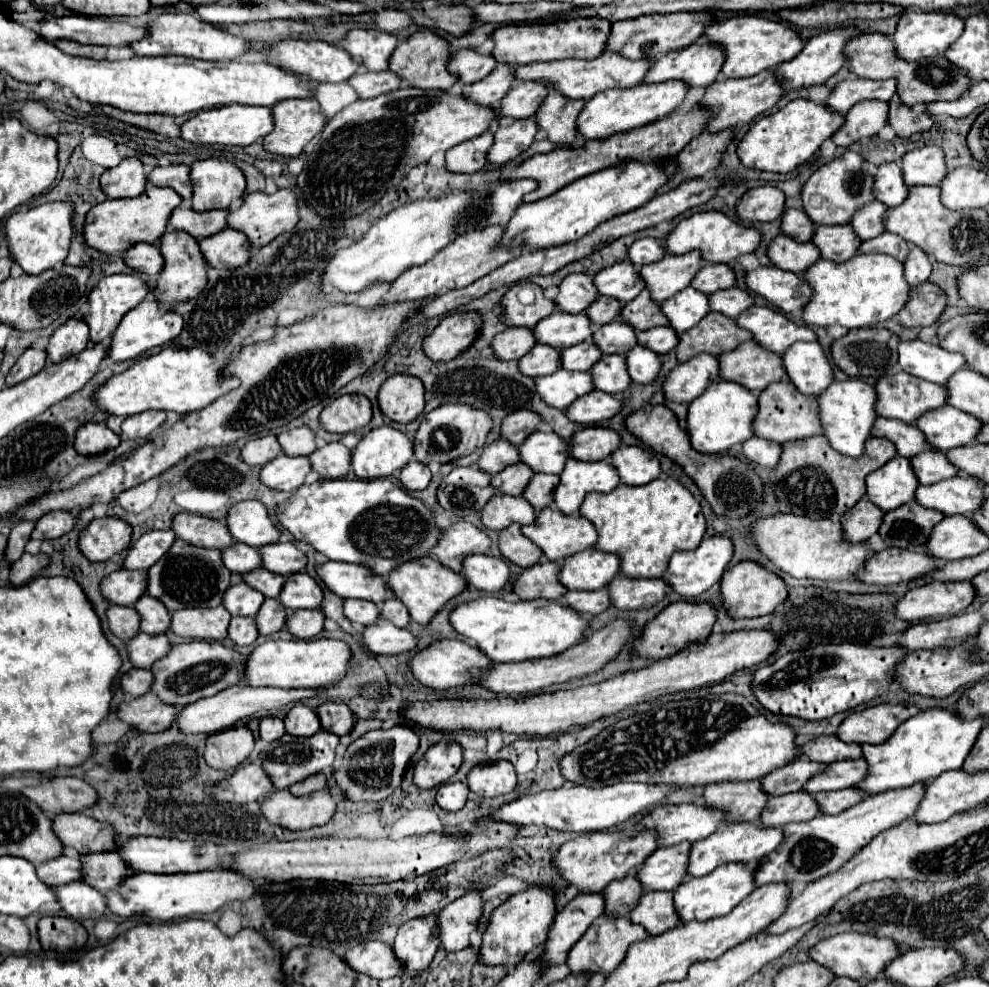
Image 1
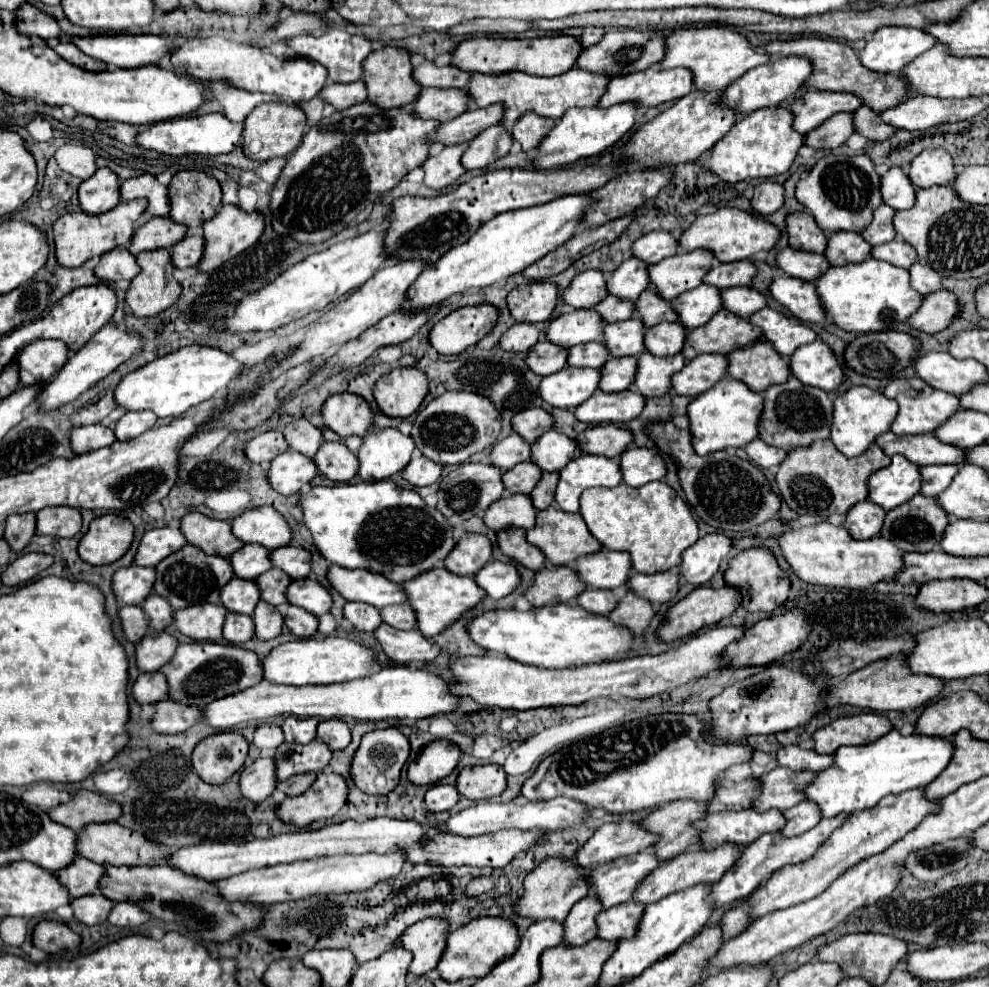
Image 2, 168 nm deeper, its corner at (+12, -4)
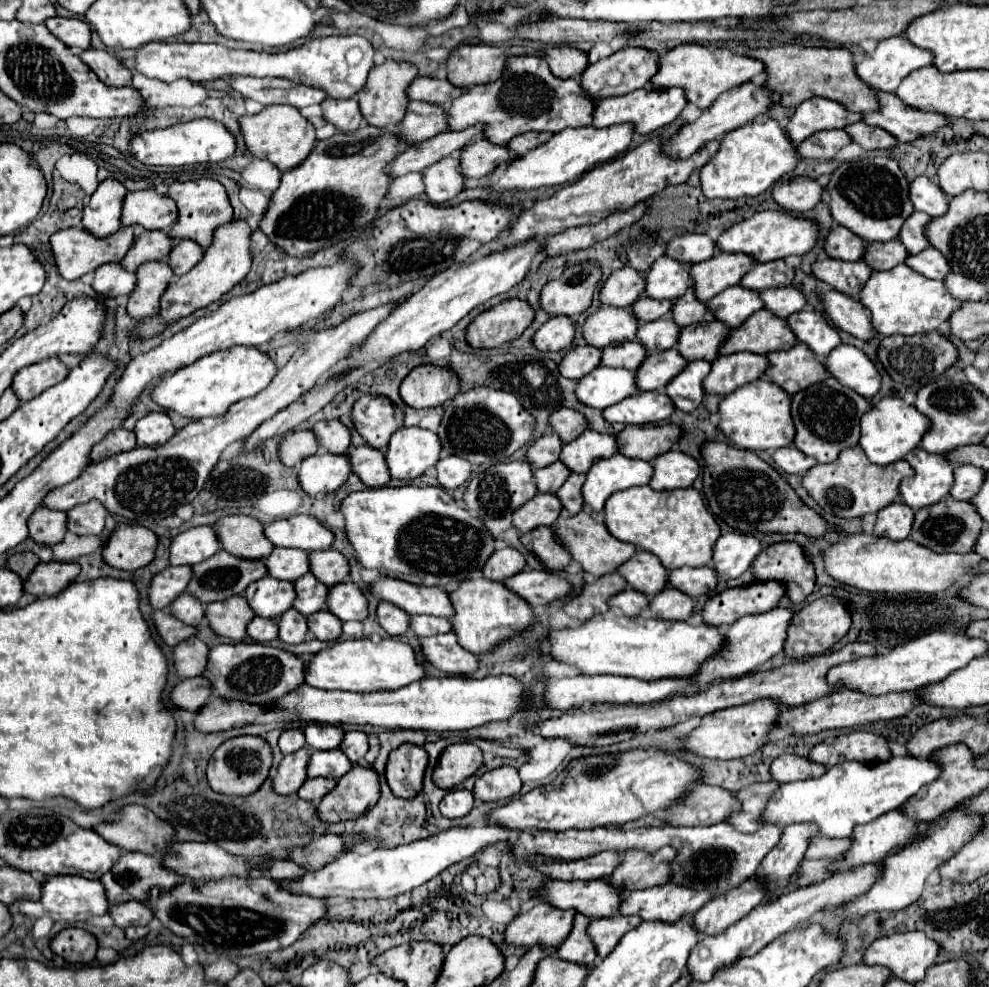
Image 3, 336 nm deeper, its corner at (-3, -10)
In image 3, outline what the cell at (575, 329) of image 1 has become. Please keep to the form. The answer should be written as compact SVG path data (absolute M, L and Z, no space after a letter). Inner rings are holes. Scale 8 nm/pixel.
M600 307L584 323L582 335L588 345L604 349L612 343L632 341L636 337L636 317L630 309Z

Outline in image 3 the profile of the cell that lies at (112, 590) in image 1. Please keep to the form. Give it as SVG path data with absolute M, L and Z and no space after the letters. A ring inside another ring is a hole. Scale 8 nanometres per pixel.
M166 567L160 571L148 589L148 601L152 609L168 607L178 595L184 593L188 581L192 577L192 567Z

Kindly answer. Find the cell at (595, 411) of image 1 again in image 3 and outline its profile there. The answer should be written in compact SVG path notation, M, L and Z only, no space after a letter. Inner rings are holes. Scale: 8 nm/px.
M646 391L640 395L632 395L632 399L624 399L612 407L602 411L608 423L658 423L666 421L674 411L670 397L662 391Z

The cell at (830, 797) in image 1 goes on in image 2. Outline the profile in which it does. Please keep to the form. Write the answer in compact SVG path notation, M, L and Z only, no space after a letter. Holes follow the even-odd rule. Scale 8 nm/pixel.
M803 801L803 803L783 811L783 817L785 817L785 825L779 831L783 837L797 837L797 835L809 831L821 819L817 809L813 809L813 805L809 805L809 801Z

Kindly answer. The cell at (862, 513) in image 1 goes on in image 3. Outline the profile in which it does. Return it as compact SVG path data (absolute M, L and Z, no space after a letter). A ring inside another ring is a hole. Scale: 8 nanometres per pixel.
M894 501L888 507L878 511L878 519L874 525L874 535L888 537L892 541L906 539L910 533L914 521L914 511L910 507L904 507L902 503Z

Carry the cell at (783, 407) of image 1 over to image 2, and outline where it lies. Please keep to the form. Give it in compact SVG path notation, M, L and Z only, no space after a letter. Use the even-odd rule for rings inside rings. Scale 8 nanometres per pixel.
M789 377L785 385L771 385L765 391L765 411L761 417L759 437L773 445L793 451L797 447L809 447L819 439L829 439L833 421L833 401L827 391L811 385L803 385L797 377Z

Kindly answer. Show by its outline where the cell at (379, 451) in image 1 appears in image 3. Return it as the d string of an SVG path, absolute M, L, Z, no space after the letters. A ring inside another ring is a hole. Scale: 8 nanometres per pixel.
M400 427L392 439L390 445L386 449L386 465L390 471L392 479L416 479L420 477L428 467L436 465L438 461L438 453L440 453L440 441L438 435L420 427Z

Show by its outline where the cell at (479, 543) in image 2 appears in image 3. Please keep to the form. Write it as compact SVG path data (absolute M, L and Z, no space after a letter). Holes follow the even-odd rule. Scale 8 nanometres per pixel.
M510 547L496 549L488 557L488 563L482 567L482 575L492 581L502 581L504 577L516 575L518 571L522 571L524 563L526 563L524 557L516 549L510 549Z

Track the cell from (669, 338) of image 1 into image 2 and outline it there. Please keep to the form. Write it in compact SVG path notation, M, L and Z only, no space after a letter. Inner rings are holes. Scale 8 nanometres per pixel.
M661 323L645 333L645 347L653 355L675 355L683 349L687 329L681 323Z

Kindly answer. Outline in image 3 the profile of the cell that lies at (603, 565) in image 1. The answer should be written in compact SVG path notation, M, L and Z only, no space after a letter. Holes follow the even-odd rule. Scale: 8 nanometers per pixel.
M638 549L616 569L616 573L626 579L630 589L640 591L646 597L652 597L666 587L666 569L660 565L660 559L648 551Z

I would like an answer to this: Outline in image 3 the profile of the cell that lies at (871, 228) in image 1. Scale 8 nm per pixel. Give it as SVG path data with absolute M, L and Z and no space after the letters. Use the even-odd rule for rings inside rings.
M914 211L906 221L904 221L904 227L900 229L900 235L898 235L898 241L906 247L906 251L910 255L916 255L918 251L926 249L928 247L928 241L924 237L924 225L930 221L930 215L926 213L920 213L920 211Z

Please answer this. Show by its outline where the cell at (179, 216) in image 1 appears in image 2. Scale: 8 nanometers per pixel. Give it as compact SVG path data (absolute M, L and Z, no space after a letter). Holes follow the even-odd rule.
M151 217L143 227L139 227L133 233L133 239L127 249L133 255L141 251L149 251L149 249L159 249L159 247L169 249L183 235L187 235L187 229L183 225L169 221L169 217Z

